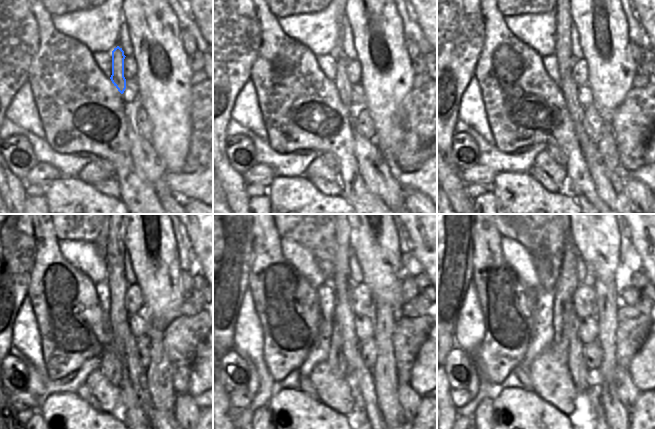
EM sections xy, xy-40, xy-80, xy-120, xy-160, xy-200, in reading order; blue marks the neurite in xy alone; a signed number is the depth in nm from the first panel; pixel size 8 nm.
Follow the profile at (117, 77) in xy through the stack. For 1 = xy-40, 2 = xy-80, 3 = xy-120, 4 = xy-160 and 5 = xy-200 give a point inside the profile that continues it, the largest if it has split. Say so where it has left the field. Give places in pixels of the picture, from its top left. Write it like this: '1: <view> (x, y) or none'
1: xy-40 (344, 87)
2: xy-80 (569, 89)
3: xy-120 (124, 341)
4: xy-160 (364, 377)
5: xy-200 (594, 392)

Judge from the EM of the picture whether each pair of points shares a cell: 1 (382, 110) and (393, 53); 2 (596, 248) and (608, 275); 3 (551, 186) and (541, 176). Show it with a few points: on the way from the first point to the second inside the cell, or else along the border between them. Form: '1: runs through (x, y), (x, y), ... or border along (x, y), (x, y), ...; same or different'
1: runs through (384, 96), (387, 74), (392, 67); same
2: runs through (598, 255), (605, 262), (605, 268); same
3: runs through (549, 184), (543, 178); same

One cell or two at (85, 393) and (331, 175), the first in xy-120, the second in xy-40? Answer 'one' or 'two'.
two

